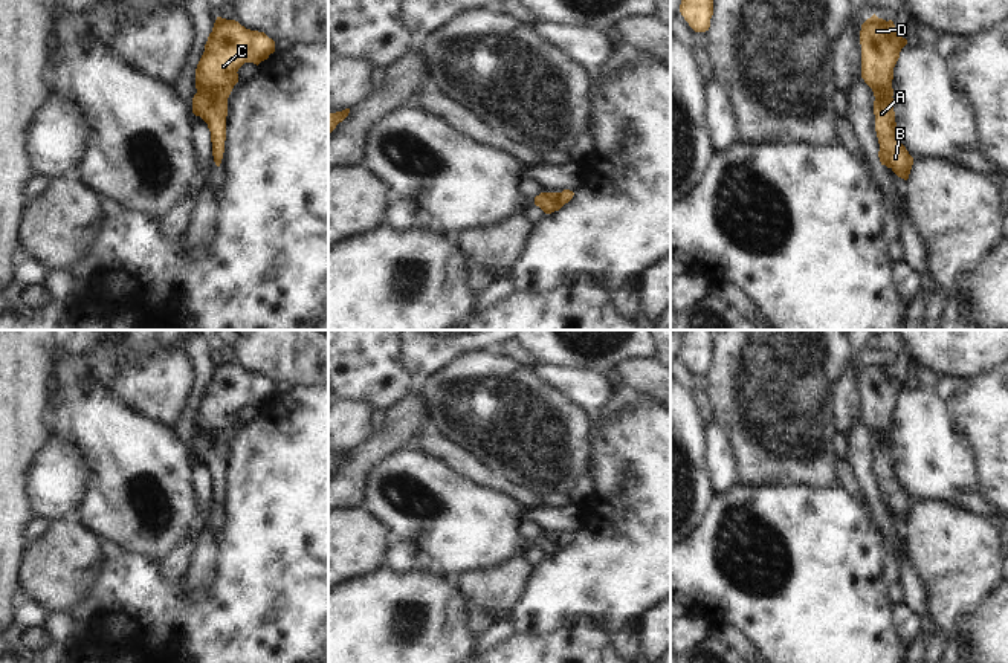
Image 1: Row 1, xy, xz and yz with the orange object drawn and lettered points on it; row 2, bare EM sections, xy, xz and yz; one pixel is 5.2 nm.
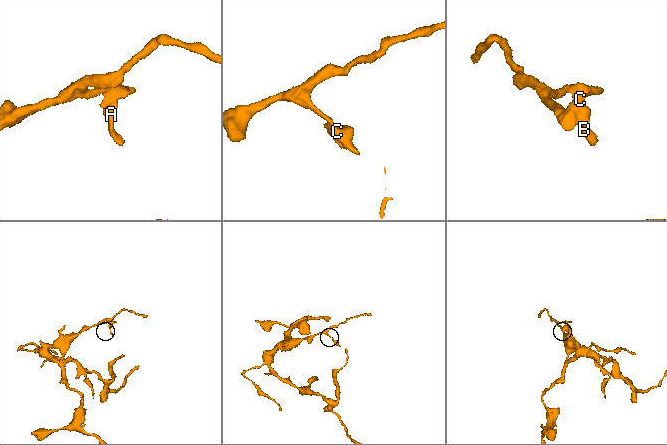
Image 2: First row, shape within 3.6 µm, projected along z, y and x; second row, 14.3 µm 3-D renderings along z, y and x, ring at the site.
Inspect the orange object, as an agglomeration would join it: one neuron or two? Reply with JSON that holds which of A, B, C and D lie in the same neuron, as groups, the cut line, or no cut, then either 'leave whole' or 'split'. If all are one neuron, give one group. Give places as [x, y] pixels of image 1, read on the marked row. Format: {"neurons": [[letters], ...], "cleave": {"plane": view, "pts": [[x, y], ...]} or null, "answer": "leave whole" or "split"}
{"neurons": [["A", "B", "C", "D"]], "cleave": null, "answer": "leave whole"}

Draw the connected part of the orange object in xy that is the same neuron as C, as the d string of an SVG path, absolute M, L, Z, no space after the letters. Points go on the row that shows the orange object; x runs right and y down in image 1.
M217 17L195 69L197 93L192 98L192 113L200 116L211 131L217 167L225 153L228 98L238 82L237 72L244 63L258 66L273 52L275 41L264 32Z

